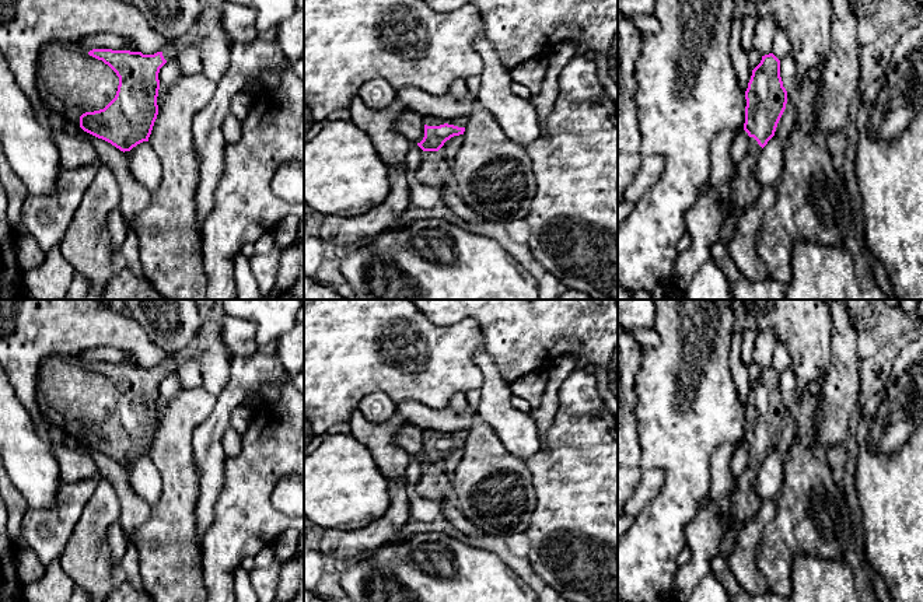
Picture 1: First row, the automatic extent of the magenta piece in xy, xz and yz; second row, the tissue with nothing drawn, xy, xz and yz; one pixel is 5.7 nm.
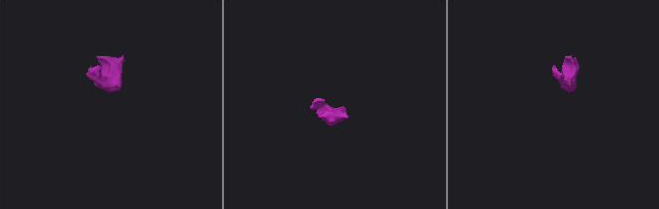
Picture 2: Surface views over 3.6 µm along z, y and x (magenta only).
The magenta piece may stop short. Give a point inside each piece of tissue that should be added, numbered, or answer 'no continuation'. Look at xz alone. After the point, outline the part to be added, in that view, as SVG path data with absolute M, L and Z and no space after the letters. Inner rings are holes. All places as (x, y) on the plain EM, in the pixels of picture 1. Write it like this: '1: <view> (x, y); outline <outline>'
1: xz (430, 434); outline M427 430L427 431L423 431L423 437L427 440L440 440L440 438L448 437L448 438L454 438L458 441L465 441L468 438L468 431L458 430L454 433L441 433L436 430Z

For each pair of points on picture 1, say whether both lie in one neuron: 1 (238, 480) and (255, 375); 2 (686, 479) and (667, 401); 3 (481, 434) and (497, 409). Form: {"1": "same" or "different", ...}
{"1": "different", "2": "same", "3": "different"}

